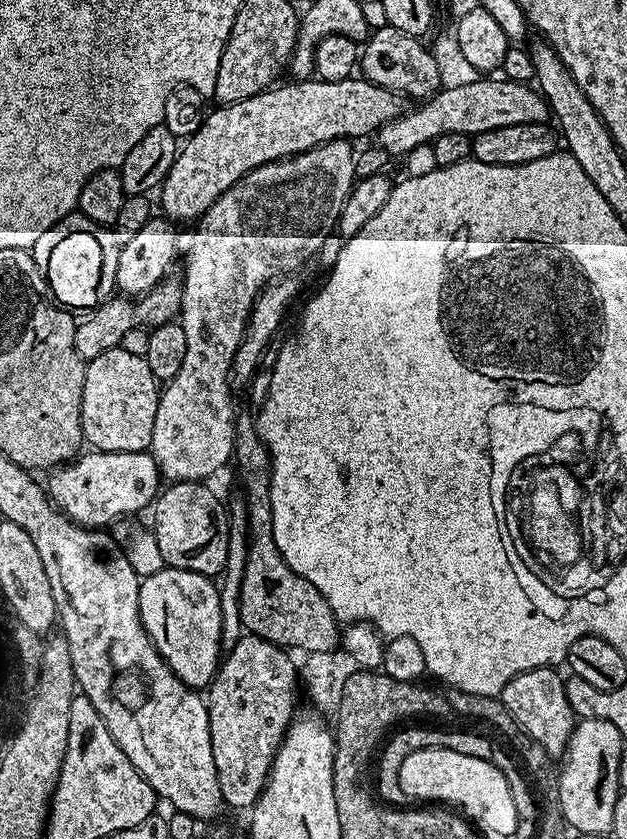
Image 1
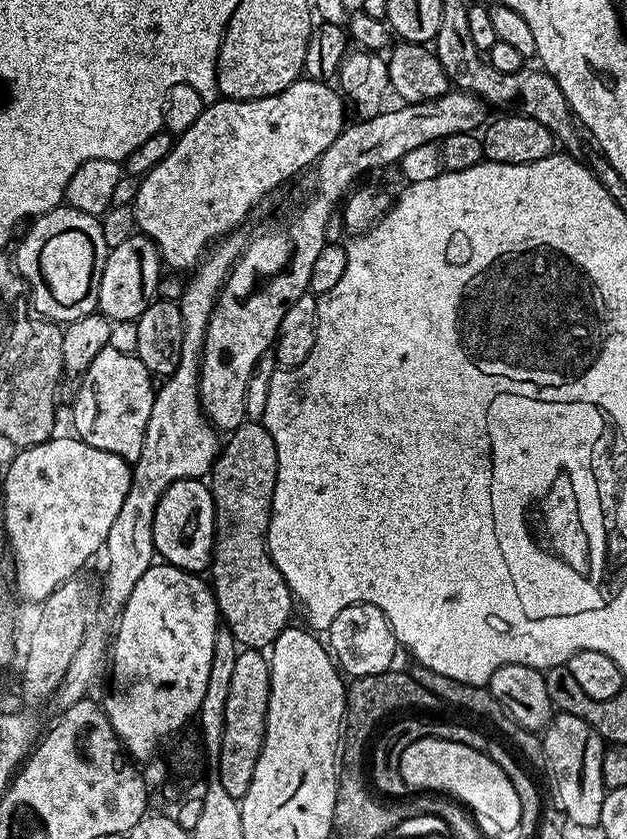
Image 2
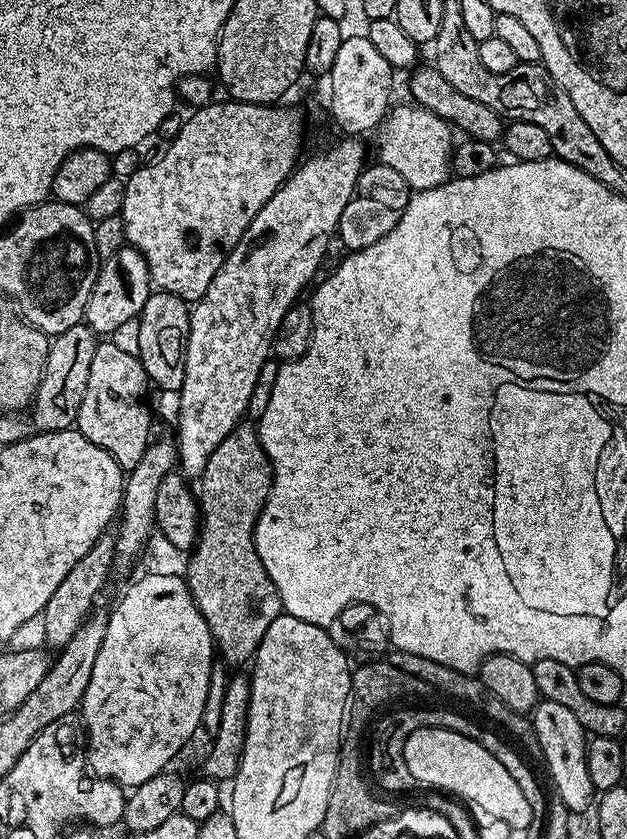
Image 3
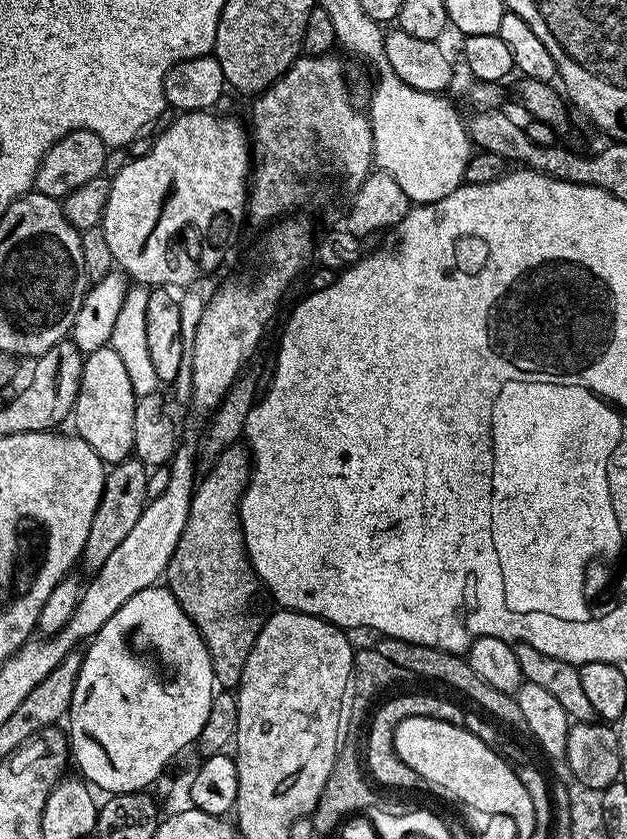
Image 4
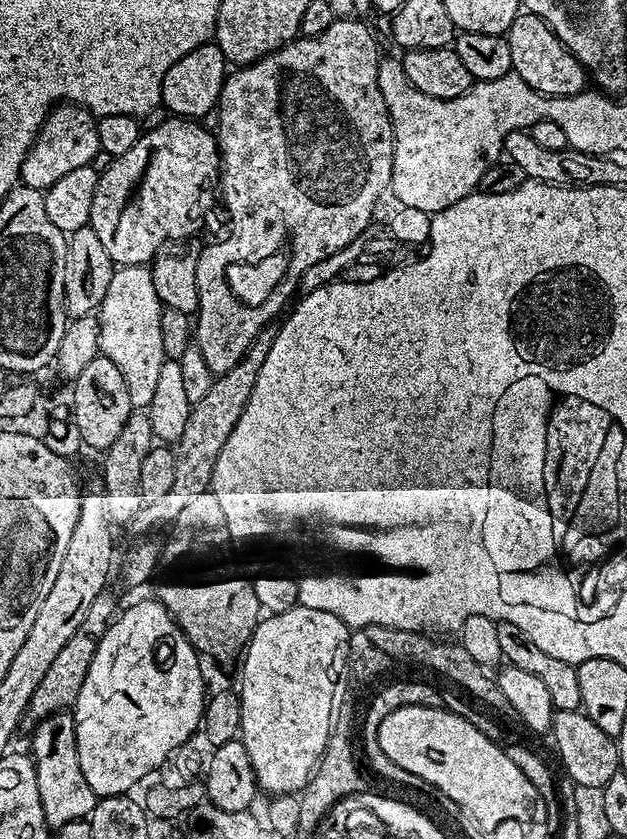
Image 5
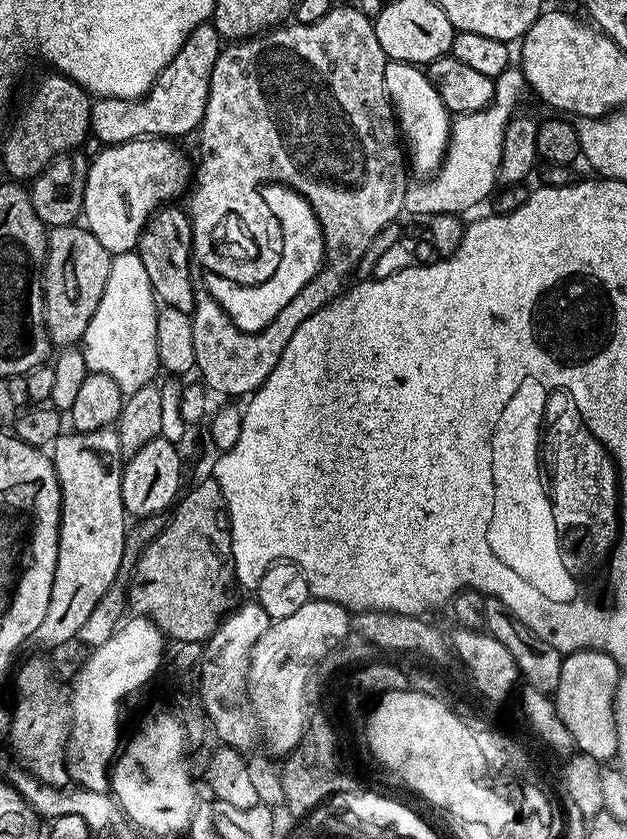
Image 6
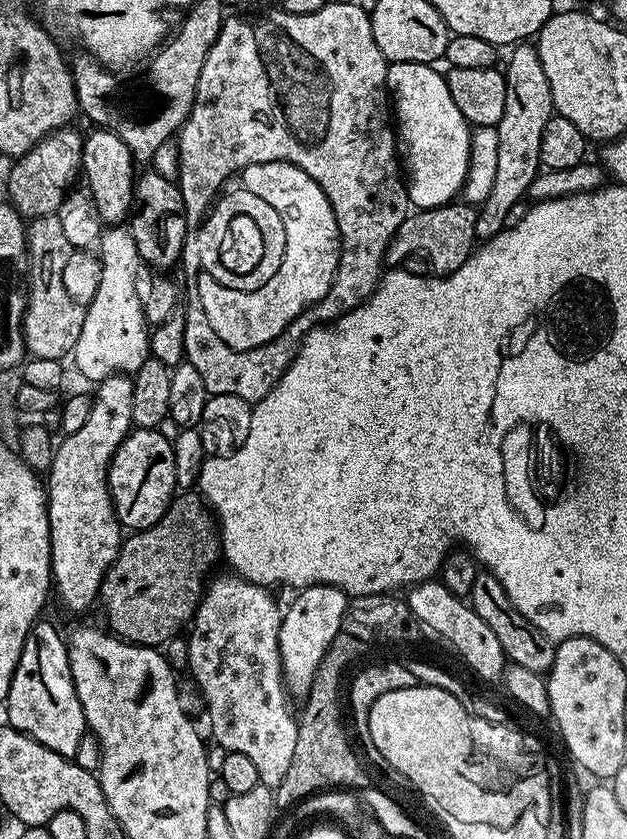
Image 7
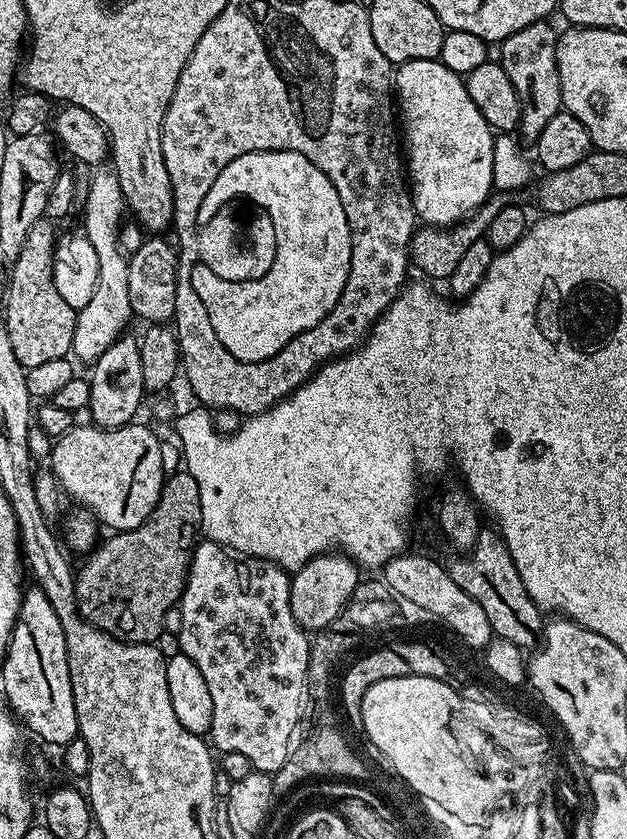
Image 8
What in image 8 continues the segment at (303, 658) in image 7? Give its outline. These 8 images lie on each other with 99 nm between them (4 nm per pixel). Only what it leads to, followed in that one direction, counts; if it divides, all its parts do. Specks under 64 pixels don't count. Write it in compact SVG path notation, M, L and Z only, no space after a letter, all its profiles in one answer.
M325 554L314 557L306 566L295 569L290 576L292 585L290 586L290 610L294 618L299 622L300 627L305 630L327 630L331 629L332 623L340 616L348 600L351 599L362 581L362 572L356 561L349 560L343 554Z

